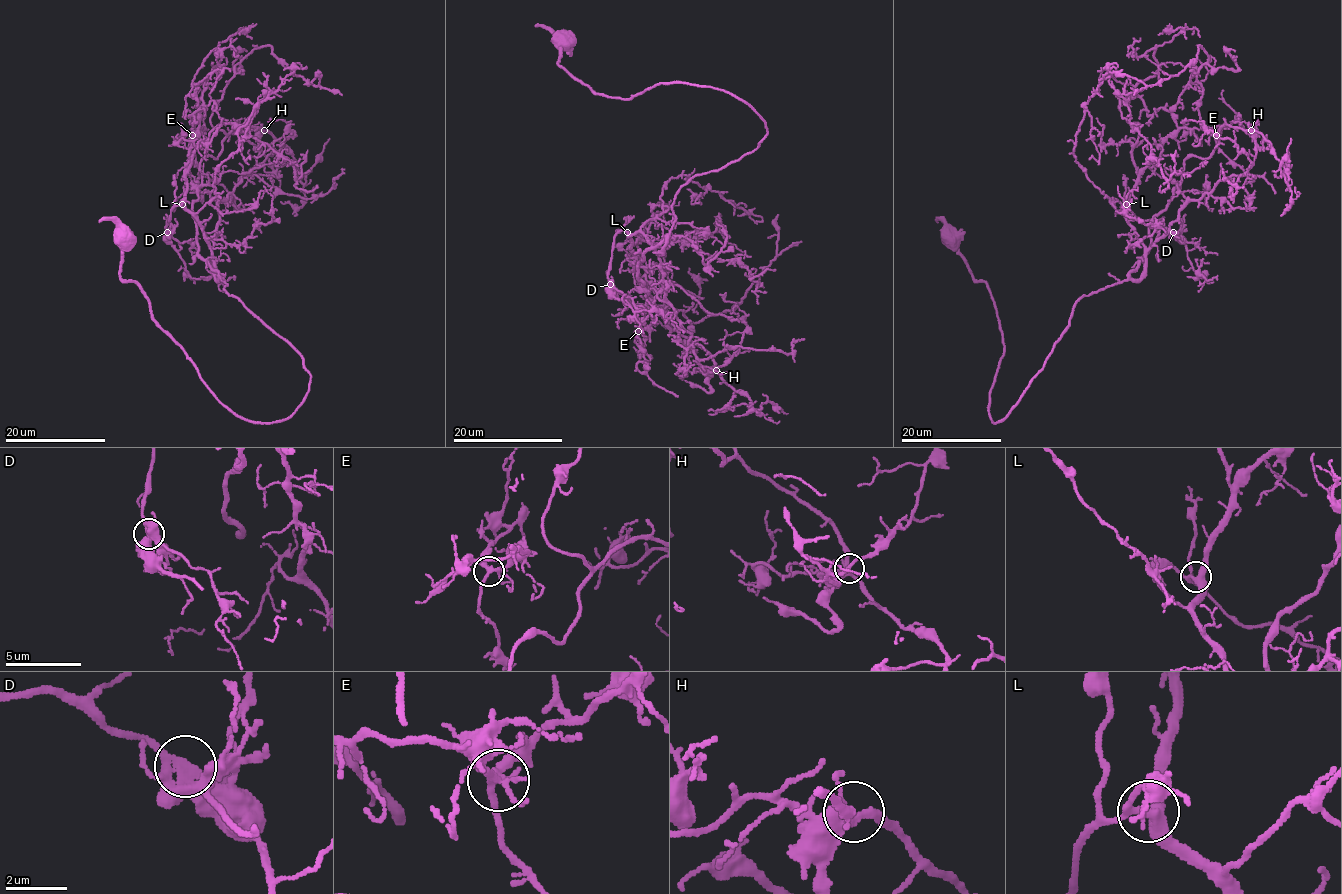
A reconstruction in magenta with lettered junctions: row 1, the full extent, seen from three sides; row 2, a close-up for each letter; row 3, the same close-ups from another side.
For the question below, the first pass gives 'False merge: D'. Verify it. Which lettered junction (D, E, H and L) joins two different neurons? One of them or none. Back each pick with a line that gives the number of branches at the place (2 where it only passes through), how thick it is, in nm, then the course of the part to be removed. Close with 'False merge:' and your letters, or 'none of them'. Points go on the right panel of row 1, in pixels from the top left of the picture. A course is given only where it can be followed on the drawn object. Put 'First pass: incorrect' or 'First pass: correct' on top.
First pass: correct
D: 5 | 360 nm | (1173, 232), (1186, 247), (1187, 258), (1197, 278), (1203, 275), (1207, 280), (1215, 277), (1217, 279)
False merge: D

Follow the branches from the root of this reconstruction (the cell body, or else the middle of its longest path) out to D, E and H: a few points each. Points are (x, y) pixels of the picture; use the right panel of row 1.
D: (949, 238), (994, 303), (997, 422), (1073, 306), (1144, 270), (1123, 204), (1173, 232)
E: (949, 238), (994, 303), (997, 422), (1073, 306), (1144, 270), (1126, 210), (1162, 143), (1181, 128), (1216, 135)
H: (949, 238), (994, 303), (997, 422), (1073, 306), (1138, 279), (1181, 209), (1251, 167), (1251, 130)

